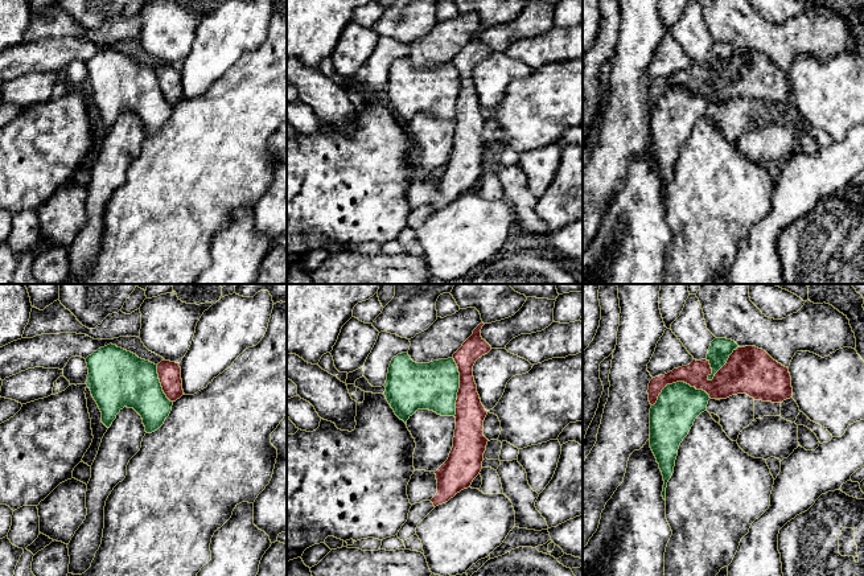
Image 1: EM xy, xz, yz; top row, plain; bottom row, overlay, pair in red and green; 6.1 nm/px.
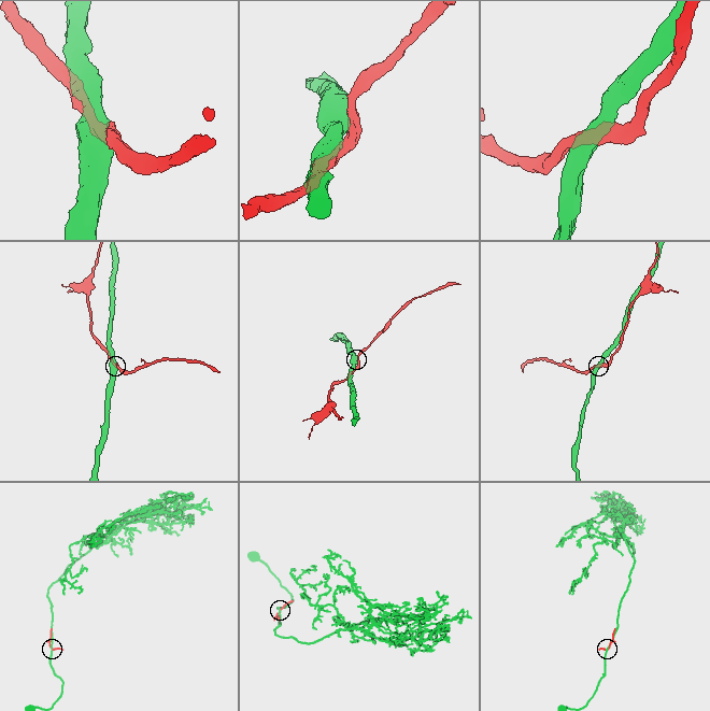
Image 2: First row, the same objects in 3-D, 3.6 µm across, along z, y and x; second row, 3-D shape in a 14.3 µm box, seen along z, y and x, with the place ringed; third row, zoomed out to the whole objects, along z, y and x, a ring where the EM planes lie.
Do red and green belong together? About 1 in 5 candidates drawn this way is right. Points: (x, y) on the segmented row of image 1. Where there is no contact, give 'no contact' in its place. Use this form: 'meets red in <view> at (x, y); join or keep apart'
meets red in yz at (678, 381); keep apart

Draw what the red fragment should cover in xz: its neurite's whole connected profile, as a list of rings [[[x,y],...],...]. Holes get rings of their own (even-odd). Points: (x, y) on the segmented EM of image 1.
[[[481,322],[452,357],[460,373],[454,415],[456,429],[449,457],[435,472],[437,493],[431,499],[435,507],[468,489],[482,469],[484,453],[489,441],[482,431],[487,411],[477,392],[473,366],[478,358],[491,350],[491,346],[481,337],[484,325]]]

